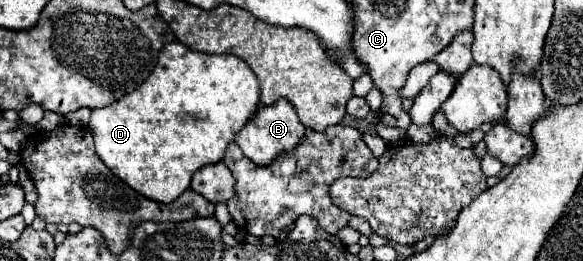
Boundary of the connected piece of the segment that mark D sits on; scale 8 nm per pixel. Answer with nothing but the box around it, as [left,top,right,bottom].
[88,41,258,203]

